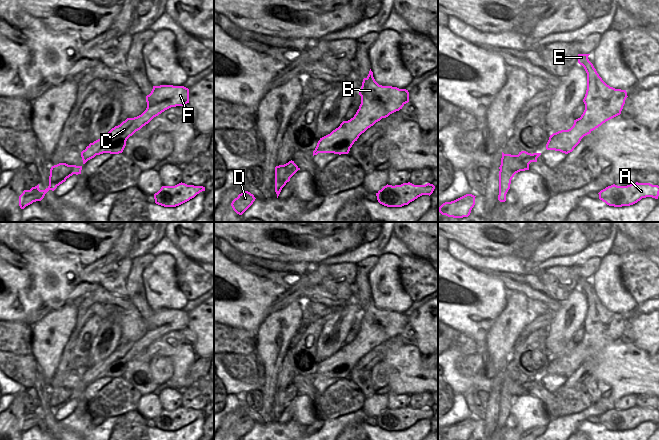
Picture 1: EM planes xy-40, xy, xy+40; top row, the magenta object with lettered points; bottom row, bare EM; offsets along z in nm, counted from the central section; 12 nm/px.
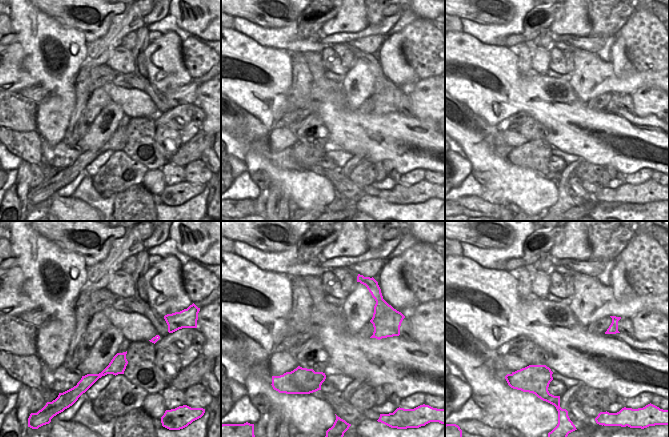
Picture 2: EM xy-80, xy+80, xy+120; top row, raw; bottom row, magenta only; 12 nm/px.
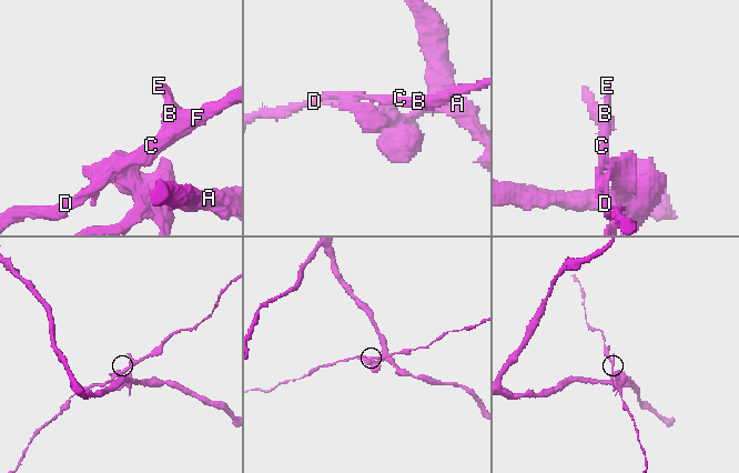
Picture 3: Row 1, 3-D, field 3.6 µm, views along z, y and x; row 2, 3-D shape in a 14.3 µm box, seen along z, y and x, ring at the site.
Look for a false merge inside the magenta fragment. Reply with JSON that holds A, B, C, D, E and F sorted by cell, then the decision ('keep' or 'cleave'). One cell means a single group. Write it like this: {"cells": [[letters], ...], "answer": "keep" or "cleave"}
{"cells": [["A"], ["B", "C", "D", "E", "F"]], "answer": "cleave"}

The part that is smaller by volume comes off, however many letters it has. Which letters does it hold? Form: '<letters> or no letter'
B, C, D, E, F.

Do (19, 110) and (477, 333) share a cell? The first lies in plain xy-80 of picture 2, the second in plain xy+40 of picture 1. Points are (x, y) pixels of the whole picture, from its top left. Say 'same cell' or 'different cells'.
different cells

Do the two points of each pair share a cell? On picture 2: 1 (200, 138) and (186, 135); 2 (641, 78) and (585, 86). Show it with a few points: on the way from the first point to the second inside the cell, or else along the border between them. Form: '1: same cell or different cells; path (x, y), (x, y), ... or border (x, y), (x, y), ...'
1: different cells; border (200, 129), (183, 144)
2: same cell; path (627, 83), (611, 83), (599, 80)

